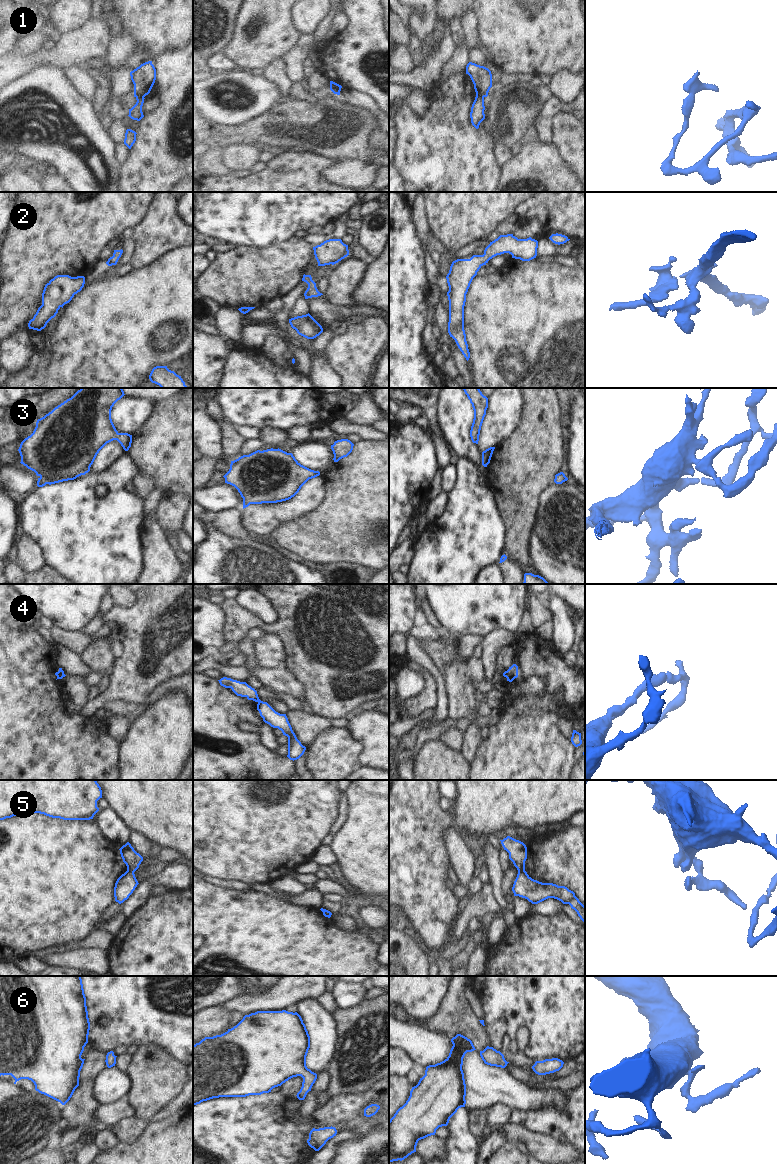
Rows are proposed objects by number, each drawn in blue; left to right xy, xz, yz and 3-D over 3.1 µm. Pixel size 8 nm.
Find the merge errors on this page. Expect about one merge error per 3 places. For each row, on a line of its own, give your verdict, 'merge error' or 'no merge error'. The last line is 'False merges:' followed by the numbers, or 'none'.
1: merge error
2: no merge error
3: no merge error
4: merge error
5: merge error
6: no merge error
False merges: 1, 4, 5

